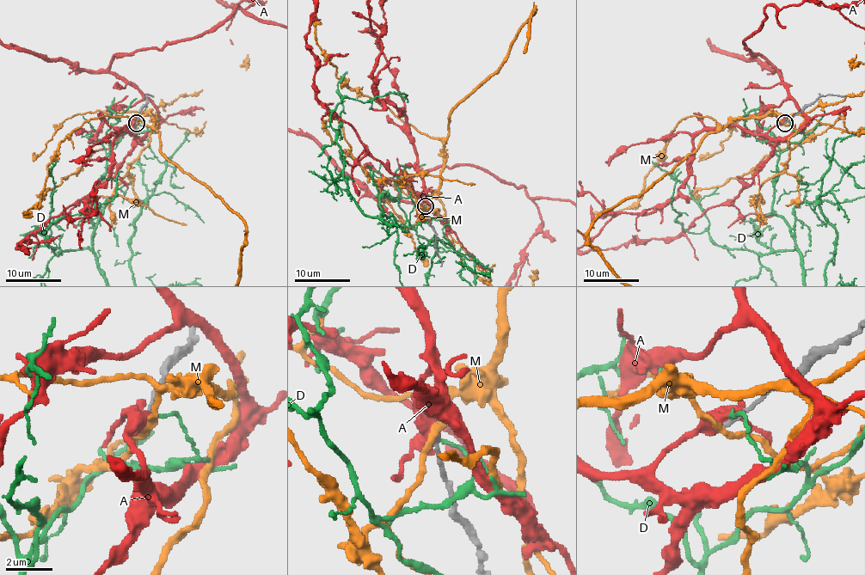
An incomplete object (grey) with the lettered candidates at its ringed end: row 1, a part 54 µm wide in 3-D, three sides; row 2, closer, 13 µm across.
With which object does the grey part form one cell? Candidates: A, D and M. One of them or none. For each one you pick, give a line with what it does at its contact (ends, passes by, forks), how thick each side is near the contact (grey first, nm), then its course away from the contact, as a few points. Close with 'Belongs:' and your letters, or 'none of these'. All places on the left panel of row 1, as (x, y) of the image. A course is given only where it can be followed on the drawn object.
Belongs: none of these

